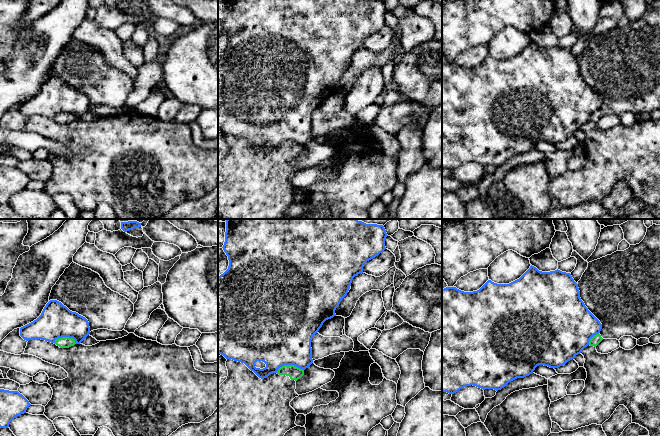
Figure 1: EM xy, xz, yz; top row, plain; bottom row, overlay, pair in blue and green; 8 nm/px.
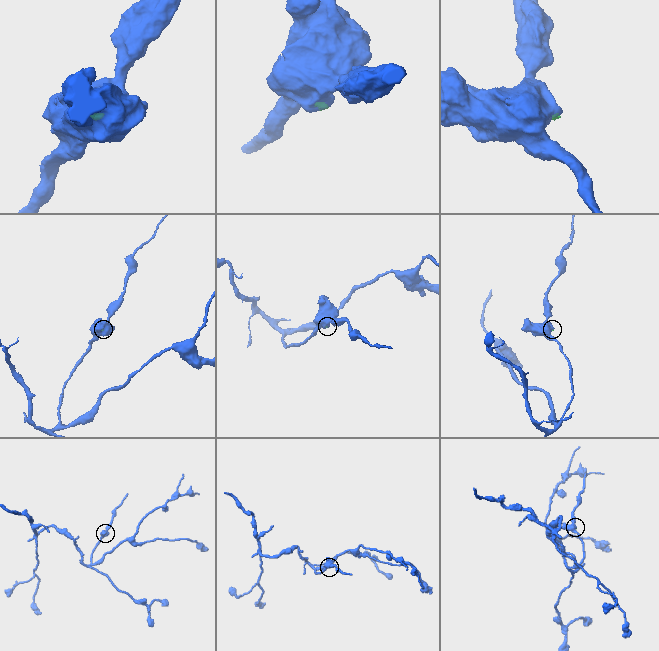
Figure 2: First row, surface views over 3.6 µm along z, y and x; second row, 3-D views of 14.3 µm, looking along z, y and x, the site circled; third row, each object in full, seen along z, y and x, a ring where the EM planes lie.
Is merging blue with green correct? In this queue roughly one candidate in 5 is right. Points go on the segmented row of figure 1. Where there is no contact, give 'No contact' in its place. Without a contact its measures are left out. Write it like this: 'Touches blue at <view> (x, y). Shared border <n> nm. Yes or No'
Touches blue at xz (289, 364). Shared border 220 nm. No

